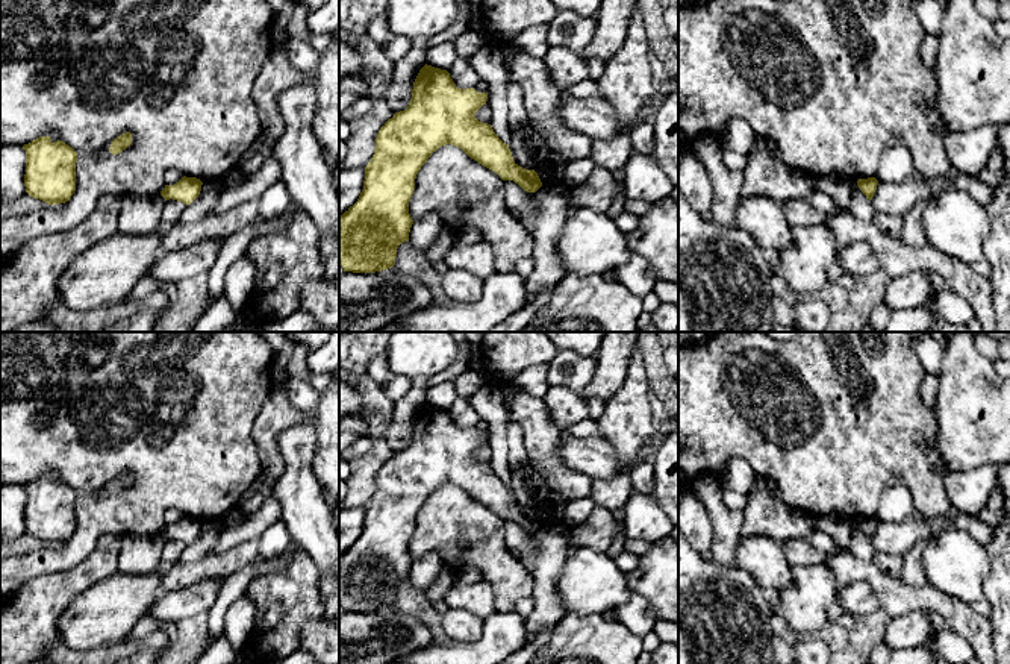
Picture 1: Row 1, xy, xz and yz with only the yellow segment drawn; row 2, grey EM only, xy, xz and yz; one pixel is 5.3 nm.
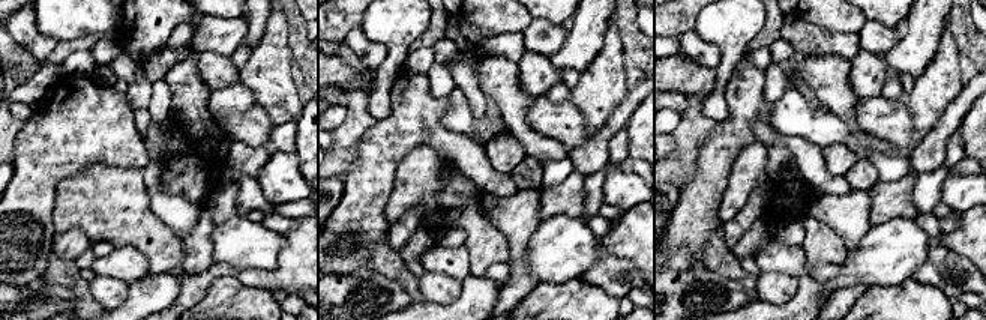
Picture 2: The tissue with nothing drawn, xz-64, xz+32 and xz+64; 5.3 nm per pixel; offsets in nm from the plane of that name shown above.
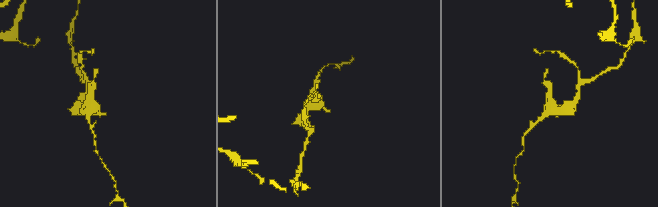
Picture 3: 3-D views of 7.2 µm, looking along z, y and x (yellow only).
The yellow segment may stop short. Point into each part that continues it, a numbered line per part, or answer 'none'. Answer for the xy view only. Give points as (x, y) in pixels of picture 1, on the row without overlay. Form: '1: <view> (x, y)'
none

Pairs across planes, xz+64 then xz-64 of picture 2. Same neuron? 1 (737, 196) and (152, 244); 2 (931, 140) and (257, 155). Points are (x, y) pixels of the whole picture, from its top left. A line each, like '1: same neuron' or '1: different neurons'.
1: same neuron
2: same neuron

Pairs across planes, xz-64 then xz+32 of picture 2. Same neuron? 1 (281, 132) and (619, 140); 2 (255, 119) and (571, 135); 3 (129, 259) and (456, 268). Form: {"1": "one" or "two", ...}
{"1": "one", "2": "one", "3": "one"}

